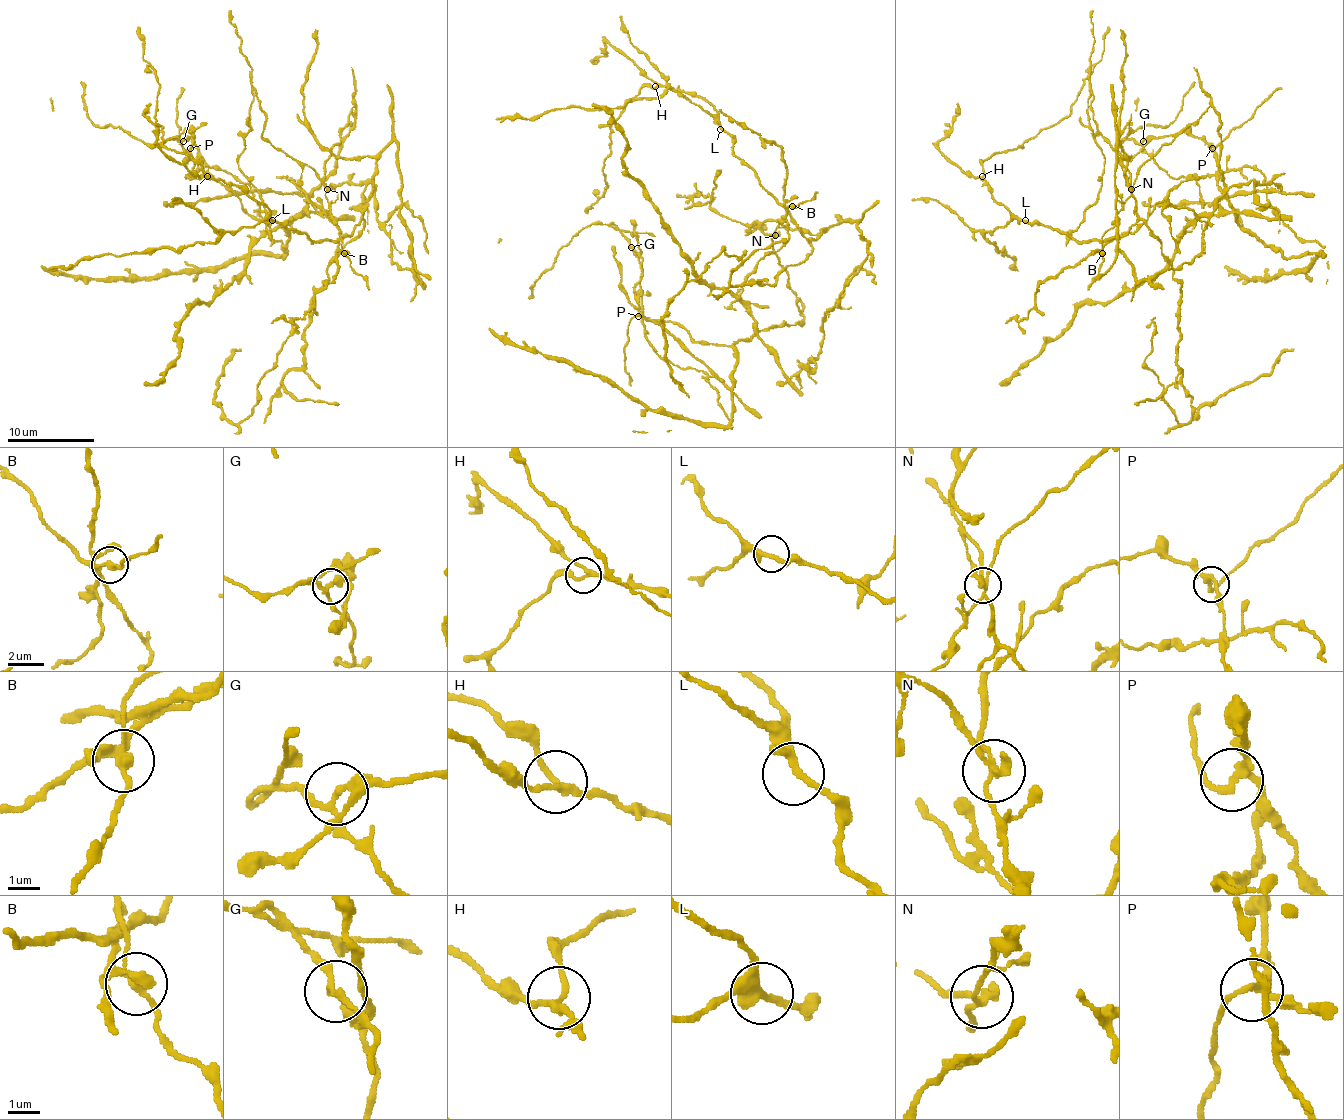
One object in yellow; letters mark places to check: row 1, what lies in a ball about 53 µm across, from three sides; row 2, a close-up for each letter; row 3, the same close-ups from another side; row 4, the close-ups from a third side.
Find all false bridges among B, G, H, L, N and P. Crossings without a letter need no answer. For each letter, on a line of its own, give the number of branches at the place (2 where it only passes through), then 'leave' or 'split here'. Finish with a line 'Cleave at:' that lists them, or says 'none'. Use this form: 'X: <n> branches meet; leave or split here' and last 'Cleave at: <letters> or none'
B: 4 branches meet; split here
G: 3 branches meet; split here
H: 3 branches meet; leave
L: 3 branches meet; leave
N: 3 branches meet; split here
P: 4 branches meet; leave
Cleave at: B, G, N

